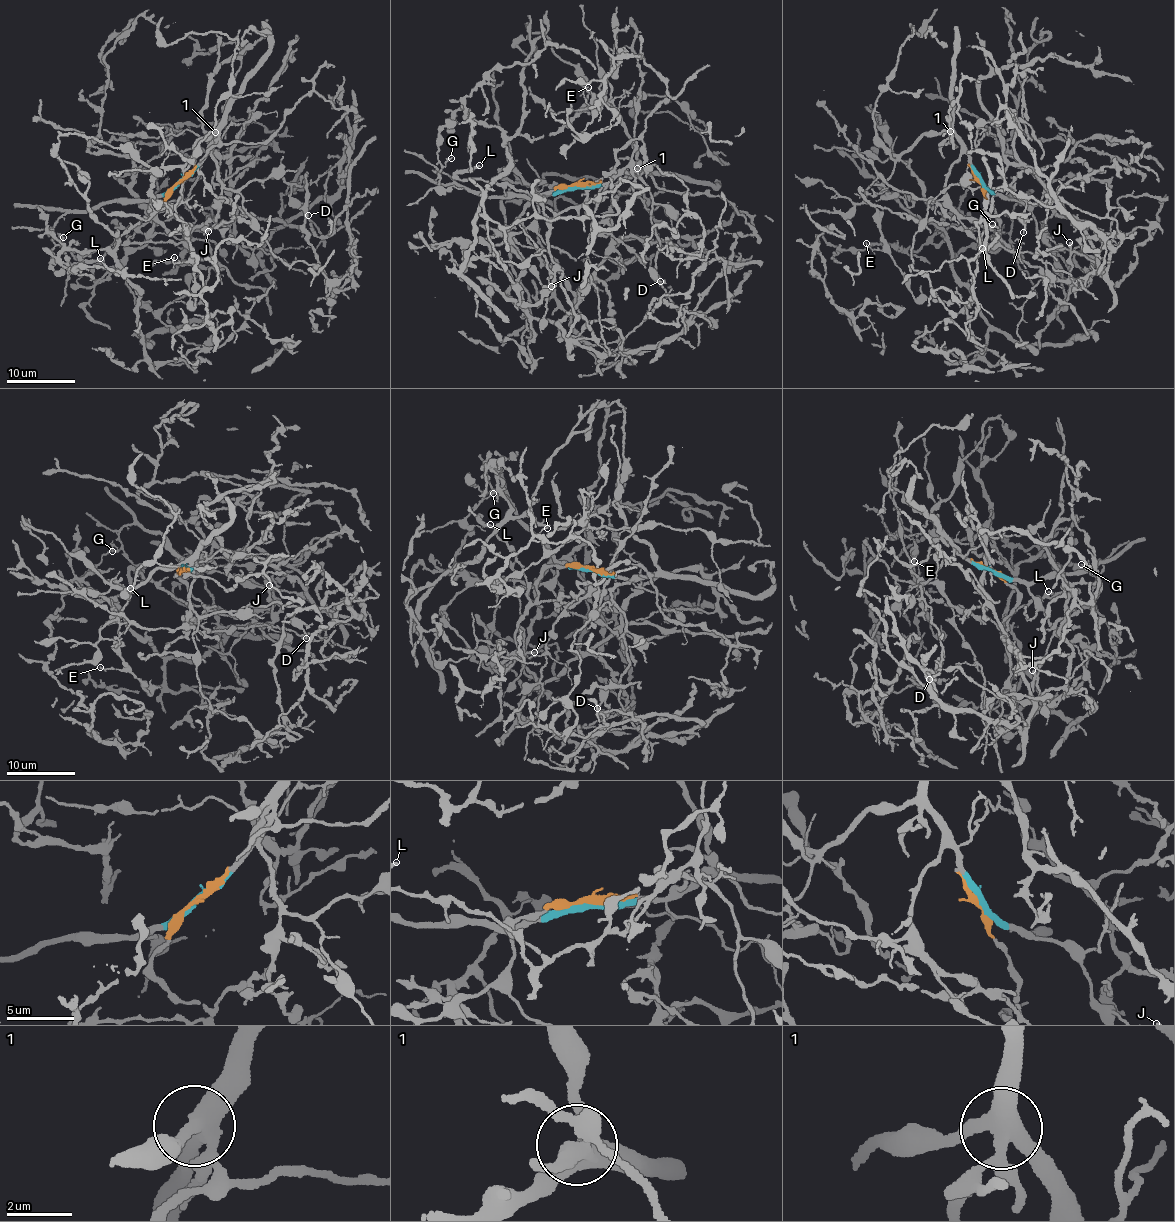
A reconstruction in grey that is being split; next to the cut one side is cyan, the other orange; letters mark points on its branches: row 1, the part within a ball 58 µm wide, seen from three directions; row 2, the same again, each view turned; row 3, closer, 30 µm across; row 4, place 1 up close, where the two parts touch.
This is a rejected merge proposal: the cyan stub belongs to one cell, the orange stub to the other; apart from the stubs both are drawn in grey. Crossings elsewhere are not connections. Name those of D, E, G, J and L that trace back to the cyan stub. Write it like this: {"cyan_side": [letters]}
{"cyan_side": ["D", "E", "G"]}

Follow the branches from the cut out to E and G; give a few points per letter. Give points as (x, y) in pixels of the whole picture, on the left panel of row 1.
E: (179, 183), (203, 158), (215, 131), (197, 141), (185, 166), (175, 205), (190, 258), (175, 263), (174, 257)
G: (179, 183), (149, 199), (99, 202), (68, 211), (55, 224), (53, 235), (60, 245), (60, 234), (64, 238)

